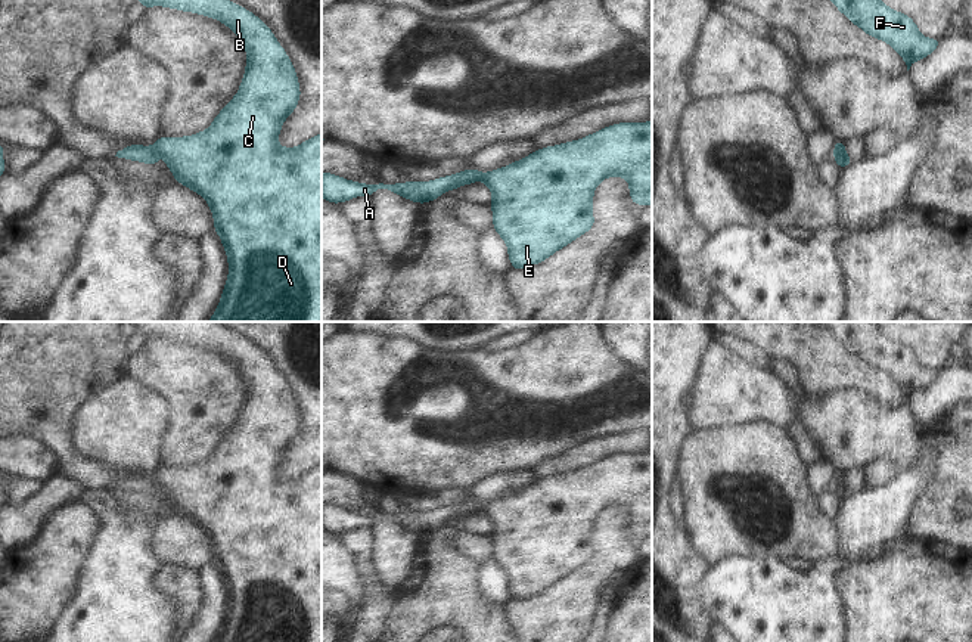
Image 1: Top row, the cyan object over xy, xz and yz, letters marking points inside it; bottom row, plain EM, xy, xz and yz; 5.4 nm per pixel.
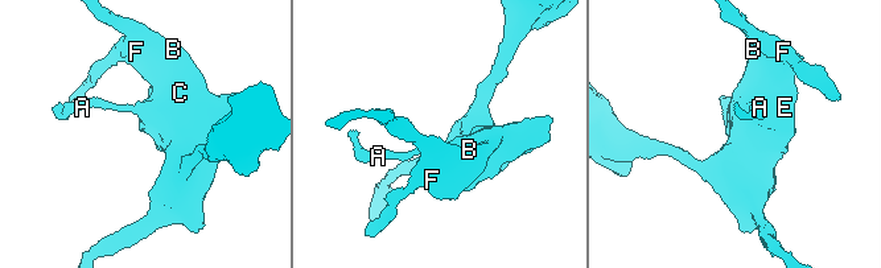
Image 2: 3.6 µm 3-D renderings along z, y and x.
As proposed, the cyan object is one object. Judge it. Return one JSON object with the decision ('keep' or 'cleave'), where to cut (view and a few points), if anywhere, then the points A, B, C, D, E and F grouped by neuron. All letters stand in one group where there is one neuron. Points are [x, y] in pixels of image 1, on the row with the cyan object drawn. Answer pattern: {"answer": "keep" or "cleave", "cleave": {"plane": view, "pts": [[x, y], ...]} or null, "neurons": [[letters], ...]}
{"answer": "cleave", "cleave": {"plane": "yz", "pts": [[834, 149], [842, 157], [845, 166]]}, "neurons": [["A"], ["B", "C", "D", "E", "F"]]}

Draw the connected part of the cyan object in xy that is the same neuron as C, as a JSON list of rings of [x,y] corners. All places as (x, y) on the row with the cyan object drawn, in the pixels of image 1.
[[[230,0],[139,1],[145,6],[146,10],[156,4],[218,19],[239,37],[240,43],[246,49],[248,61],[243,80],[239,86],[239,92],[214,118],[209,128],[189,137],[178,136],[174,139],[165,139],[162,136],[158,136],[153,145],[153,149],[167,159],[165,167],[171,168],[176,182],[184,184],[186,187],[192,189],[208,201],[209,210],[214,215],[214,230],[218,233],[227,254],[229,276],[218,307],[208,322],[322,322],[322,133],[319,133],[313,139],[302,142],[298,148],[282,148],[277,143],[282,124],[286,121],[288,115],[295,111],[301,97],[296,71],[291,59],[288,58],[280,43],[276,40],[273,31],[257,15],[251,13],[245,7]]]

